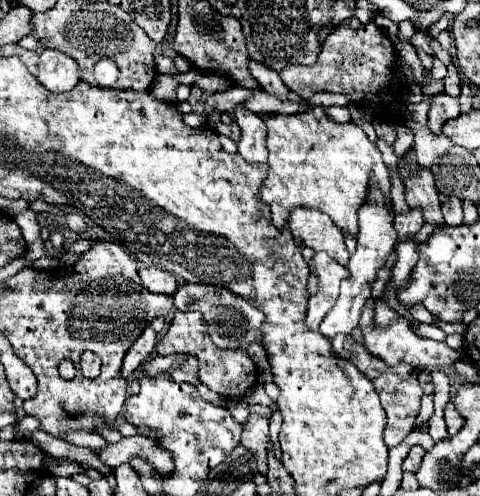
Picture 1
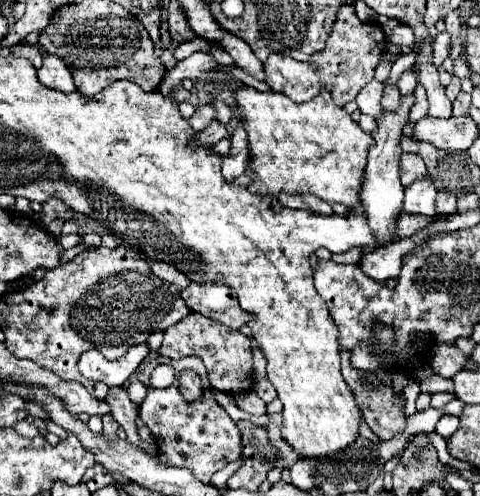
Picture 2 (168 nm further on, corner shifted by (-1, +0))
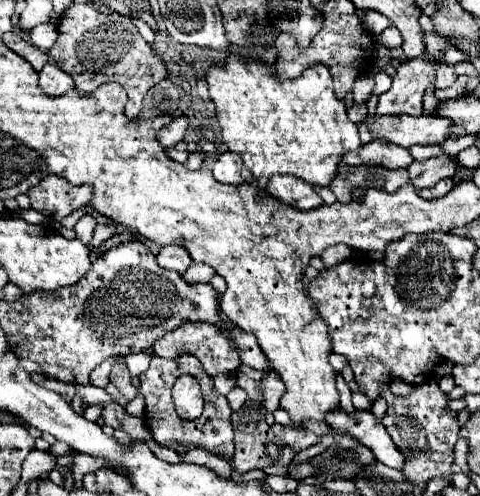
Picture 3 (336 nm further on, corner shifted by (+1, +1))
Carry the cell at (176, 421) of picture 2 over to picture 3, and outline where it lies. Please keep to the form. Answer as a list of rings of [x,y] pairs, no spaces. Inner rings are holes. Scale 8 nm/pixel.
[[[153,357],[151,359],[151,367],[139,377],[141,379],[141,393],[145,395],[145,423],[153,433],[153,439],[159,445],[165,447],[173,447],[179,455],[185,455],[189,449],[205,449],[209,453],[213,453],[219,459],[231,461],[233,459],[233,427],[231,427],[231,409],[229,403],[223,395],[217,395],[213,389],[213,381],[209,375],[205,375],[203,371],[191,371],[187,367],[187,361],[183,363],[183,367],[179,365],[179,361],[171,359],[159,359]],[[179,373],[195,373],[199,377],[201,389],[203,389],[203,399],[205,399],[205,409],[203,415],[199,419],[187,421],[177,417],[175,413],[175,405],[171,399],[171,387],[175,383],[175,379],[179,377]]]

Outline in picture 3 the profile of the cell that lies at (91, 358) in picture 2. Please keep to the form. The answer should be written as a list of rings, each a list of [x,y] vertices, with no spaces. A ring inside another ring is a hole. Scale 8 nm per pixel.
[[[115,355],[115,357],[107,357],[101,365],[97,365],[93,371],[91,371],[91,383],[95,385],[95,387],[107,387],[109,385],[109,373],[111,373],[111,369],[115,367],[115,365],[123,365],[125,363],[125,357],[119,357],[119,355]]]

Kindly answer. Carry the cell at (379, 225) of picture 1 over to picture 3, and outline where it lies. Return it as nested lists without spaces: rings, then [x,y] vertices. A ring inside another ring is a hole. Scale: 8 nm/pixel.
[[[431,55],[409,59],[401,65],[393,77],[393,85],[387,93],[379,95],[377,117],[393,115],[399,117],[403,113],[419,115],[423,113],[423,93],[427,85],[435,81],[435,59]]]

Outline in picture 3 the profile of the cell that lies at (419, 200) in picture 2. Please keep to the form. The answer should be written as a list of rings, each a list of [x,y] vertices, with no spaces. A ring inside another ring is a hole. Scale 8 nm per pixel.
[[[435,157],[431,161],[413,161],[407,171],[411,177],[411,185],[417,189],[425,189],[433,187],[441,179],[455,175],[455,163],[447,161],[445,157]]]

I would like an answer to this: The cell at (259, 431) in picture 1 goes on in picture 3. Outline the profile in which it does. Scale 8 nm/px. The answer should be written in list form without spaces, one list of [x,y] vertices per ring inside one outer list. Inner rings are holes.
[[[292,426],[283,427],[283,432],[281,432],[281,439],[284,444],[291,447],[295,453],[299,453],[308,447],[319,442],[320,438],[314,433],[307,431],[301,433],[297,431]]]

